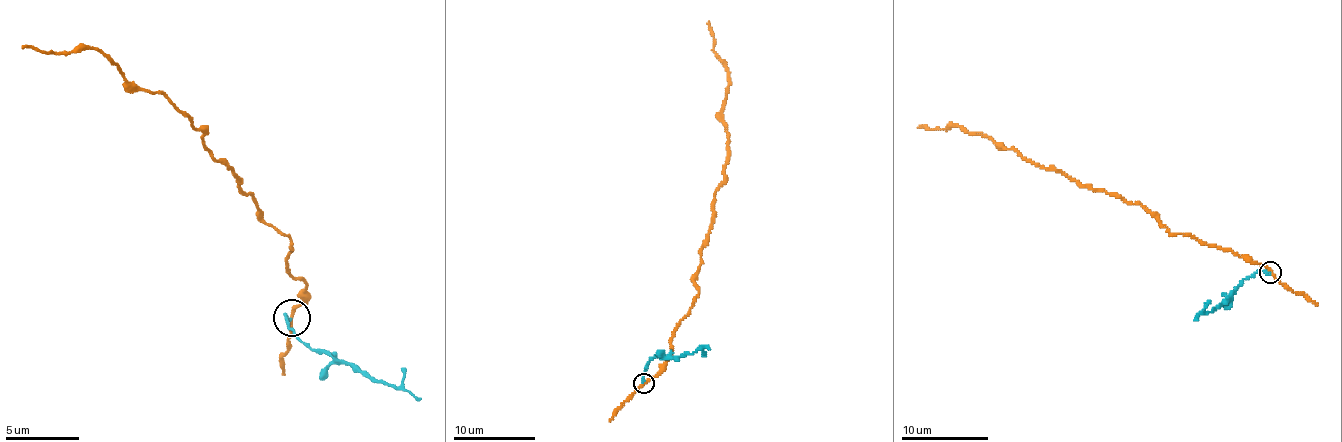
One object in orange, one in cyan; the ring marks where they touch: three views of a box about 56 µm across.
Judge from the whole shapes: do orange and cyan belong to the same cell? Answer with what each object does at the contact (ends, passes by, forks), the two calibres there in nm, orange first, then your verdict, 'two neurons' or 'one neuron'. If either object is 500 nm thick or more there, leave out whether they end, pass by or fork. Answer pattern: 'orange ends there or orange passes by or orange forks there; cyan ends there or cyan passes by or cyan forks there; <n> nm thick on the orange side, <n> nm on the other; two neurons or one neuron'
orange passes by; cyan ends there; 180 nm thick on the orange side, 190 nm on the other; two neurons

